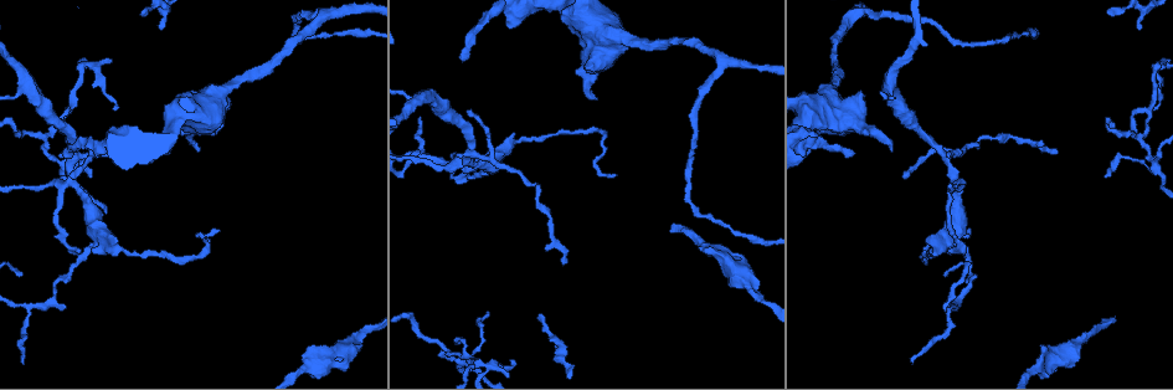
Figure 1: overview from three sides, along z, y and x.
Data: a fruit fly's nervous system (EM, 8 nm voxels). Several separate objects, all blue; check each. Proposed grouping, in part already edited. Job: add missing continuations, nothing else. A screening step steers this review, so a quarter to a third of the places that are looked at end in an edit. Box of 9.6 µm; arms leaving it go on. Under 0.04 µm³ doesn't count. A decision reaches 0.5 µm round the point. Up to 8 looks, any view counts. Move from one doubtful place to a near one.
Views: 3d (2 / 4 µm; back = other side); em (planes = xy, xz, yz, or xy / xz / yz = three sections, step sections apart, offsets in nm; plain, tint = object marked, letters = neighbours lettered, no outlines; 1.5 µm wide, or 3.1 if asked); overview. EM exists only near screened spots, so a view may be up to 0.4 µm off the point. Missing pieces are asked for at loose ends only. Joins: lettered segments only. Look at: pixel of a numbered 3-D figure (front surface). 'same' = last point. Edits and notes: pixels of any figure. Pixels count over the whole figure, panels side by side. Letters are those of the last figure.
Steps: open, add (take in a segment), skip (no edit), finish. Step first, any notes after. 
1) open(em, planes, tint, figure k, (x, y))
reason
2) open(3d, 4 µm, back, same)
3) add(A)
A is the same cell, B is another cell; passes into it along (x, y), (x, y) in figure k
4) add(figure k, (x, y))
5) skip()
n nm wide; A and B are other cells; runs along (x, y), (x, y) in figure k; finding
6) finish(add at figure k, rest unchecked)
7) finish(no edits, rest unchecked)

open(em, planes, letters, figure 1, (68, 151))
branch stops here

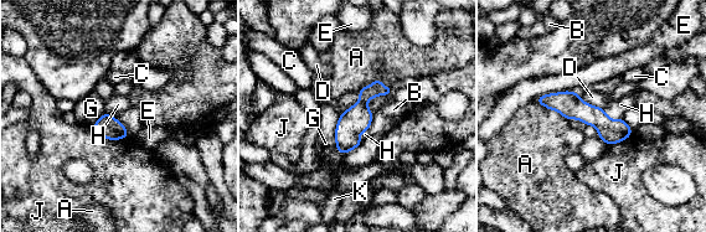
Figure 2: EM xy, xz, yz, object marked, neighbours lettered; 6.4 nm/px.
skip()
E touches over 280 nm; A, B, C, D, E, G, H, J and K are other cells; border along (374, 113), (361, 140) in figure 2; no lettered segment goes on from it

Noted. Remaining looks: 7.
open(em, xy, step 4, letters, figure 1, (910, 358))
thin end

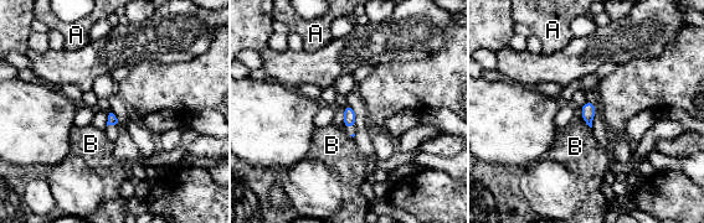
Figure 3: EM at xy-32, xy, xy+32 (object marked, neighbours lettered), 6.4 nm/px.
skip()
A and B are other cells; none of them fits

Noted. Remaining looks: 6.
open(3d, 4 µm, figure 1, (1043, 351))
an open end

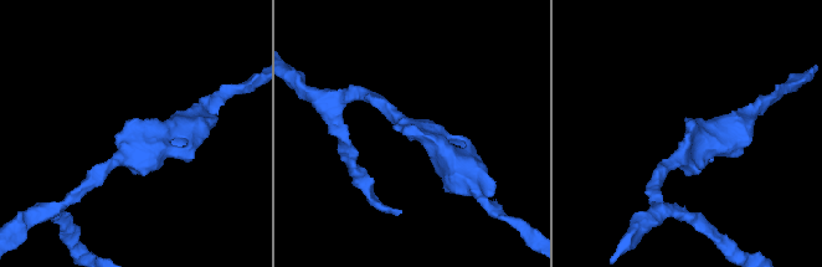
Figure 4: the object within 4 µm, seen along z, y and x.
open(em, planes, letters, figure 4, (690, 130))

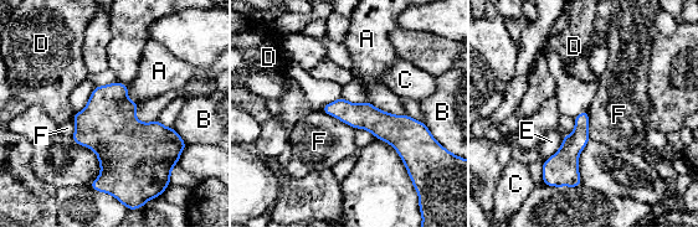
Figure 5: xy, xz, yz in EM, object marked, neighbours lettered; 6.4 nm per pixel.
skip()
F touches over 260 nm; A, B, C, D, E and F are other cells; none of them fits

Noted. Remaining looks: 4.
finish(no edits, rest unchecked)

